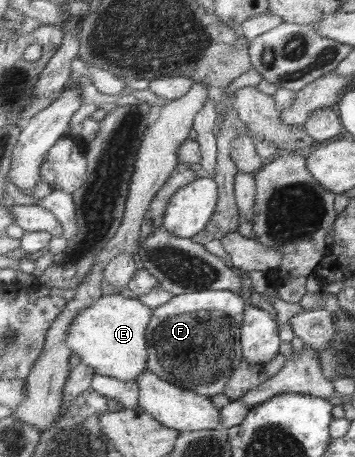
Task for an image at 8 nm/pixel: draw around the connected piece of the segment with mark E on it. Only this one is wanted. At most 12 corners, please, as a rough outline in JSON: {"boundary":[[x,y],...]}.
{"boundary":[[105,295],[71,325],[69,346],[97,375],[148,369],[154,308]]}

